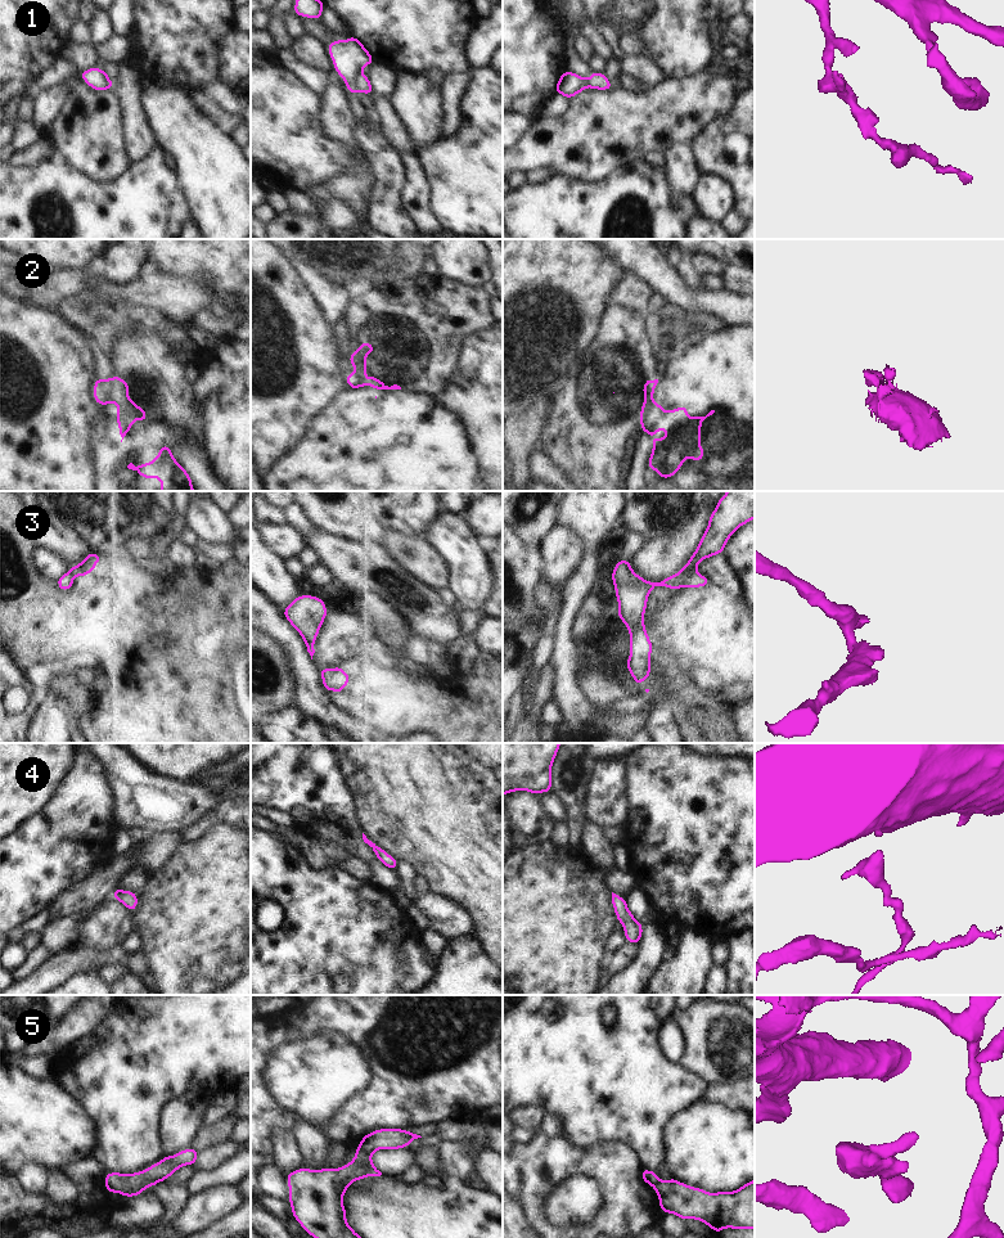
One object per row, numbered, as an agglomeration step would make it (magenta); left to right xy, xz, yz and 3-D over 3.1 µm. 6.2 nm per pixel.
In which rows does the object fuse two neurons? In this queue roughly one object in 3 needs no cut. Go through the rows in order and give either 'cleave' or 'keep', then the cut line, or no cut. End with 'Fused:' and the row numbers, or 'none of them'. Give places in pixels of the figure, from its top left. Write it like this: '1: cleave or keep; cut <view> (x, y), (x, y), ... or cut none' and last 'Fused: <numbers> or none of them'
1: cleave; cut xz (360, 71), (356, 79), (356, 90)
2: cleave; cut xy (129, 399), (117, 403)
3: cleave; cut yz (680, 571), (697, 574)
4: keep; cut none
5: cleave; cut xz (359, 1146), (370, 1155)
Fused: 1, 2, 3, 5

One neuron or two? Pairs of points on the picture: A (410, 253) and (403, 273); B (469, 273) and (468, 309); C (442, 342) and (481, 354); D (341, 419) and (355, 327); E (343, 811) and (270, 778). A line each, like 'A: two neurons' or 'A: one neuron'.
A: one neuron
B: two neurons
C: two neurons
D: two neurons
E: one neuron

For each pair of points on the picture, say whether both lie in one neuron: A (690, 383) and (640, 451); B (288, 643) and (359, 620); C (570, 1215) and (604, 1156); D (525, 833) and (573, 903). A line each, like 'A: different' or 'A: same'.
A: same
B: different
C: different
D: different

